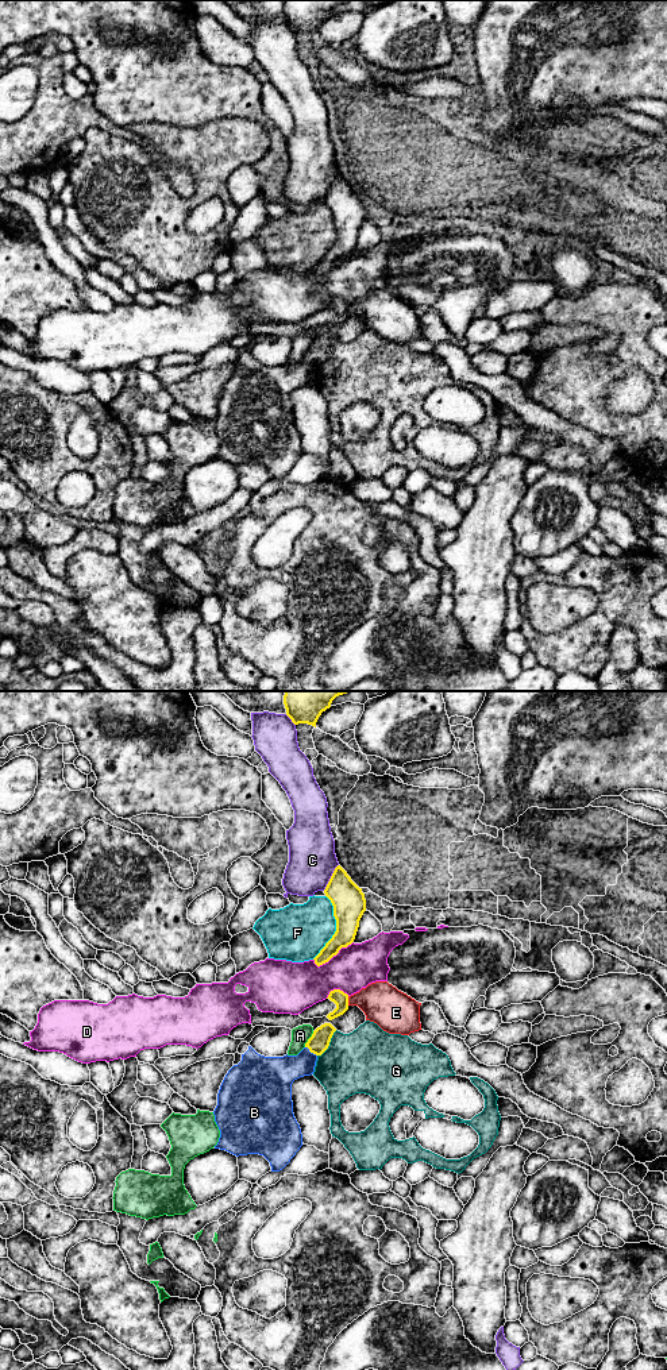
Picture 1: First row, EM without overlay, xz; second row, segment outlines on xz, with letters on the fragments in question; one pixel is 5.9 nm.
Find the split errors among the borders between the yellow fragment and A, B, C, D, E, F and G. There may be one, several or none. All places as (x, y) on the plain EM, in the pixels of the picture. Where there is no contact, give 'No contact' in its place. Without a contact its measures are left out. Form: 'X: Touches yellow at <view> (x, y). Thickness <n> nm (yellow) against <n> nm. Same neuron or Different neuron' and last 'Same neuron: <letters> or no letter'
A: Touches yellow at xz (308, 348). Thickness 120 nm (yellow) against 110 nm. Different neuron
B: Touches yellow at xz (311, 361). Thickness 120 nm (yellow) against 220 nm. Same neuron
C: Touches yellow at xz (331, 186). Thickness 200 nm (yellow) against 280 nm. Different neuron
D: Touches yellow at xz (332, 265). Thickness 150 nm (yellow) against 280 nm. Different neuron
E: Touches yellow at xz (347, 309). Thickness 90 nm (yellow) against 240 nm. Different neuron
F: Touches yellow at xz (336, 236). Thickness 200 nm (yellow) against 340 nm. Different neuron
G: Touches yellow at xz (328, 352). Thickness 120 nm (yellow) against 380 nm. Different neuron
Same neuron: B

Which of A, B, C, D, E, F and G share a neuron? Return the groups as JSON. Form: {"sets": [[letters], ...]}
{"sets": [["A"], ["B"], ["C"], ["D"], ["E"], ["F"], ["G"]]}

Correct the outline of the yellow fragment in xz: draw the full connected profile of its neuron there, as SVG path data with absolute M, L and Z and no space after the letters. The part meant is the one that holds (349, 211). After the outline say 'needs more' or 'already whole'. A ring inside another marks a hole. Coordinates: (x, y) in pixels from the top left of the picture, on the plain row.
M340 174L335 177L324 202L334 215L336 240L313 267L317 275L328 271L342 256L347 256L354 251L359 229L366 220L362 197L351 189Z; already whole

